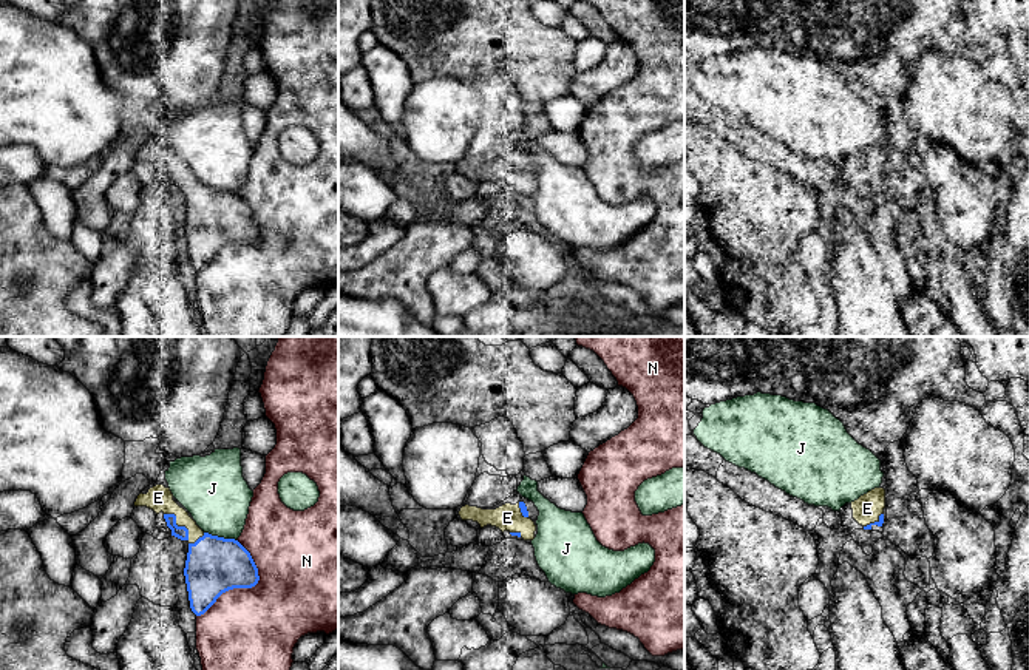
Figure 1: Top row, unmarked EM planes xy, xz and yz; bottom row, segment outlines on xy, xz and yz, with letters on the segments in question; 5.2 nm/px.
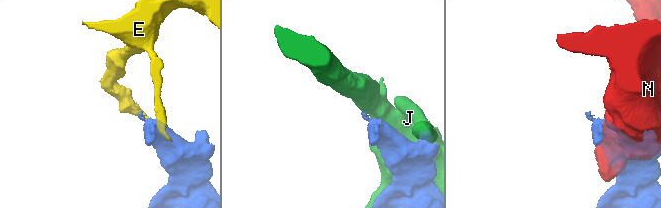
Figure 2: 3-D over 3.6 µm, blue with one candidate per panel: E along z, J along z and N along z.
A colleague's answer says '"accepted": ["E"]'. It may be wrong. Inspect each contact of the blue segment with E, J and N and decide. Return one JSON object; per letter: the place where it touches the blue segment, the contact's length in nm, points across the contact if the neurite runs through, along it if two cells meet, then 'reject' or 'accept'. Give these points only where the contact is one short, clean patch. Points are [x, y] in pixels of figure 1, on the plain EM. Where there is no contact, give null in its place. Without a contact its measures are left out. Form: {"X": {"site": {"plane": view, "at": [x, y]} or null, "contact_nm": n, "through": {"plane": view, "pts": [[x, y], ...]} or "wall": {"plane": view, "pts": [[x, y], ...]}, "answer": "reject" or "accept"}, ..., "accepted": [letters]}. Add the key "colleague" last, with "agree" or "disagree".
{"E": {"site": {"plane": "xy", "at": [176, 179]}, "contact_nm": 190, "answer": "accept"}, "J": {"site": {"plane": "xy", "at": [220, 192]}, "contact_nm": 180, "answer": "reject"}, "N": {"site": {"plane": "xy", "at": [247, 241]}, "contact_nm": 460, "answer": "reject"}, "accepted": ["E"], "colleague": "agree"}

